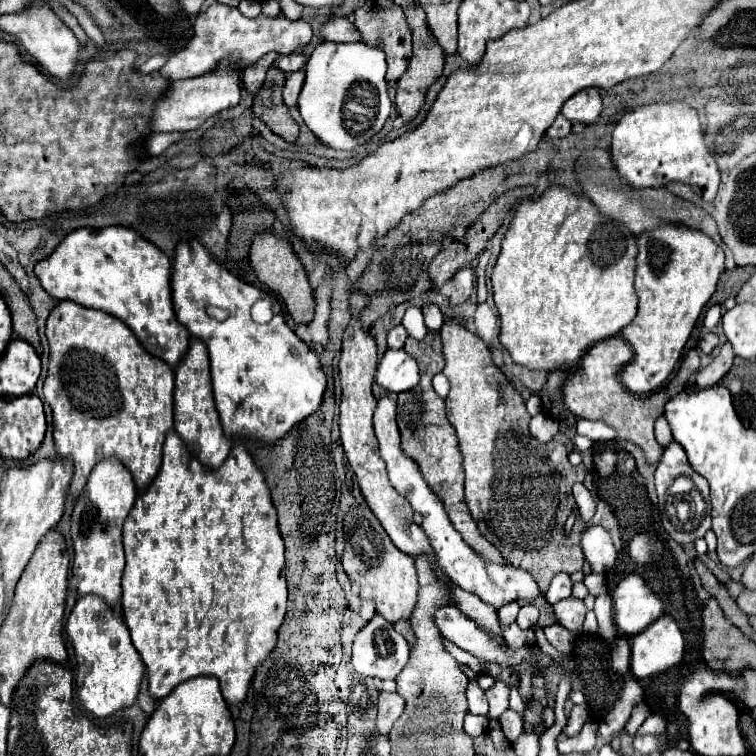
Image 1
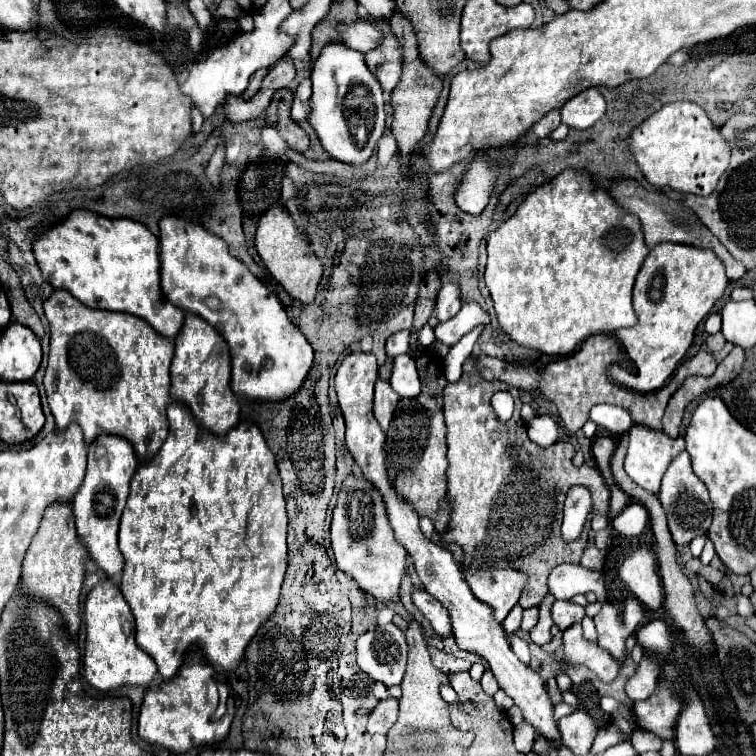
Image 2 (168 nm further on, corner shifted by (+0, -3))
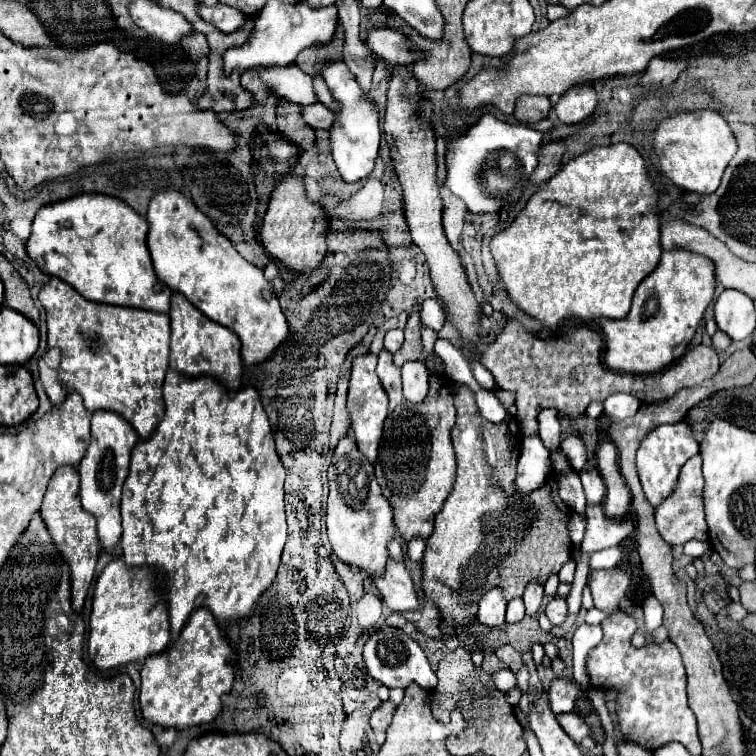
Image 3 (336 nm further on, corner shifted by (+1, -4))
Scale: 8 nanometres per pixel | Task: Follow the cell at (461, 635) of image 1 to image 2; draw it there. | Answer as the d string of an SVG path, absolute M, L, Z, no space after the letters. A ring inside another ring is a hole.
M415 590L413 592L413 604L431 622L433 630L439 636L453 636L453 626L451 626L449 610L445 610L445 606L441 606L441 602L437 602L437 598L433 598L425 590Z

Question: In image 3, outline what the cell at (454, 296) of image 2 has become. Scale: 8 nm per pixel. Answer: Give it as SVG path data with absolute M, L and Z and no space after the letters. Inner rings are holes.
M426 299L420 305L420 323L422 323L422 327L440 331L442 325L444 325L444 321L446 321L444 309L442 309L442 305L436 299Z

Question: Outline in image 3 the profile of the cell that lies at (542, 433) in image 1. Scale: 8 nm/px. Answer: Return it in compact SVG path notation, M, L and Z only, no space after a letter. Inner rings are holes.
M524 437L520 445L520 459L516 469L514 487L518 493L528 495L540 489L552 475L550 451L540 437Z

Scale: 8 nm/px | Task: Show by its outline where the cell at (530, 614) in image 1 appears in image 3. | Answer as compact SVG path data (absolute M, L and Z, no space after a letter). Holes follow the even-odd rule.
M532 579L532 581L526 585L526 591L524 591L522 599L524 599L524 603L526 603L526 615L538 613L540 605L542 605L542 599L544 599L544 585L540 585L536 579Z

